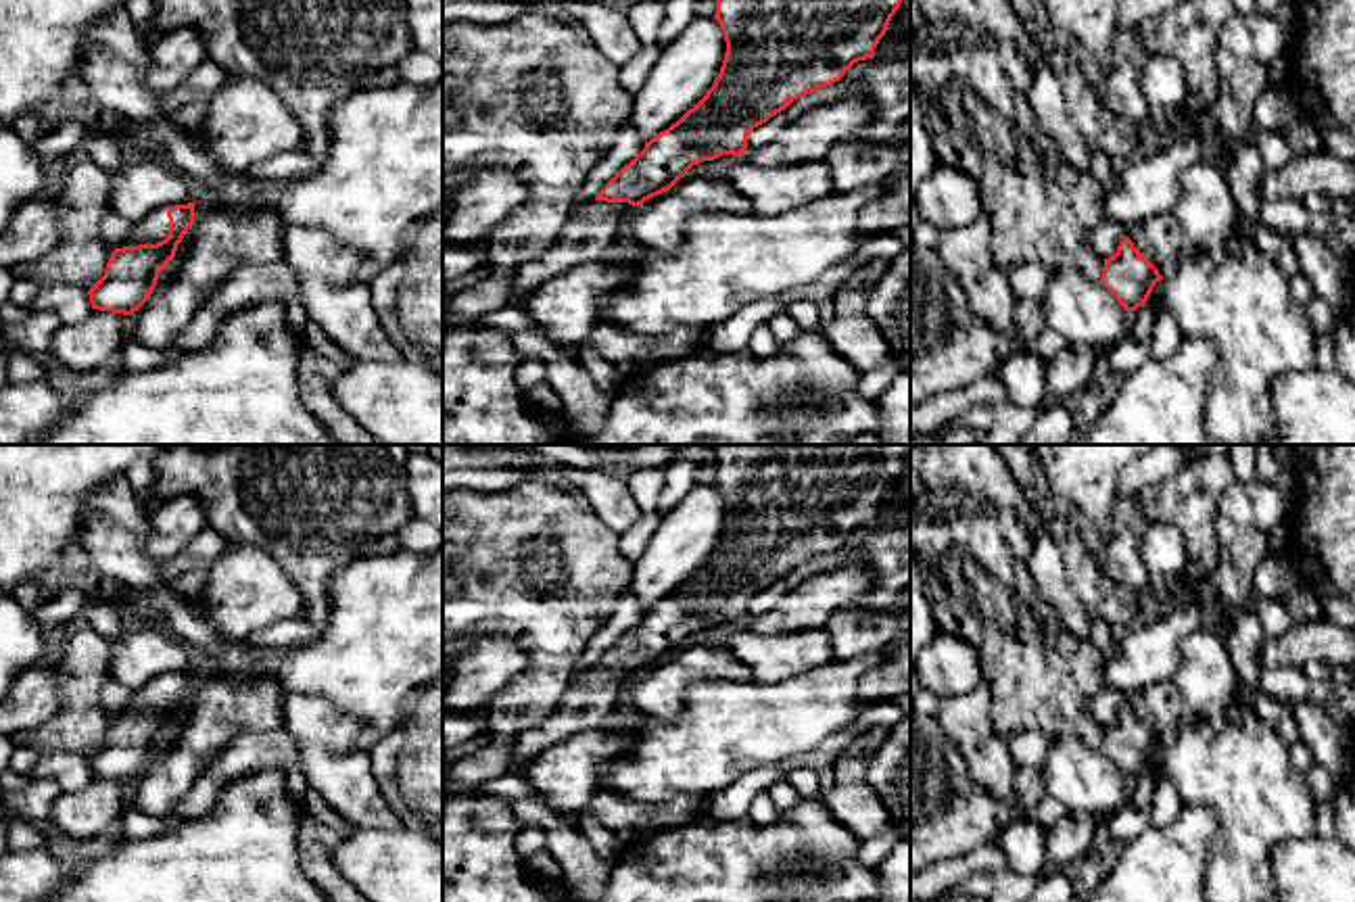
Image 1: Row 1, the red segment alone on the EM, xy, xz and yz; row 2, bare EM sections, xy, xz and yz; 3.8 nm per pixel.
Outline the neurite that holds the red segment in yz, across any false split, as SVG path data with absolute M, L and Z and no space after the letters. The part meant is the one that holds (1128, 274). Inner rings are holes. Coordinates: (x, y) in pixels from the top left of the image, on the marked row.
M1171 213L1142 219L1130 226L1117 253L1104 259L1098 282L1132 313L1148 301L1155 284L1175 269L1188 248Z

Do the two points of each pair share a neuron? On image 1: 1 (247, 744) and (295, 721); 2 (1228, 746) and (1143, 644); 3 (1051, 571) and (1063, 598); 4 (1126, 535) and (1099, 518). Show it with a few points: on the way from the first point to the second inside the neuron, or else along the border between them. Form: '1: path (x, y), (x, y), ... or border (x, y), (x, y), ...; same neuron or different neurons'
1: border (282, 727), (297, 748), (303, 771); different neurons
2: border (1191, 633), (1182, 642), (1182, 662), (1172, 681); different neurons
3: path (1051, 577), (1057, 591); same neuron
4: border (1118, 497), (1113, 529), (1105, 537); different neurons

